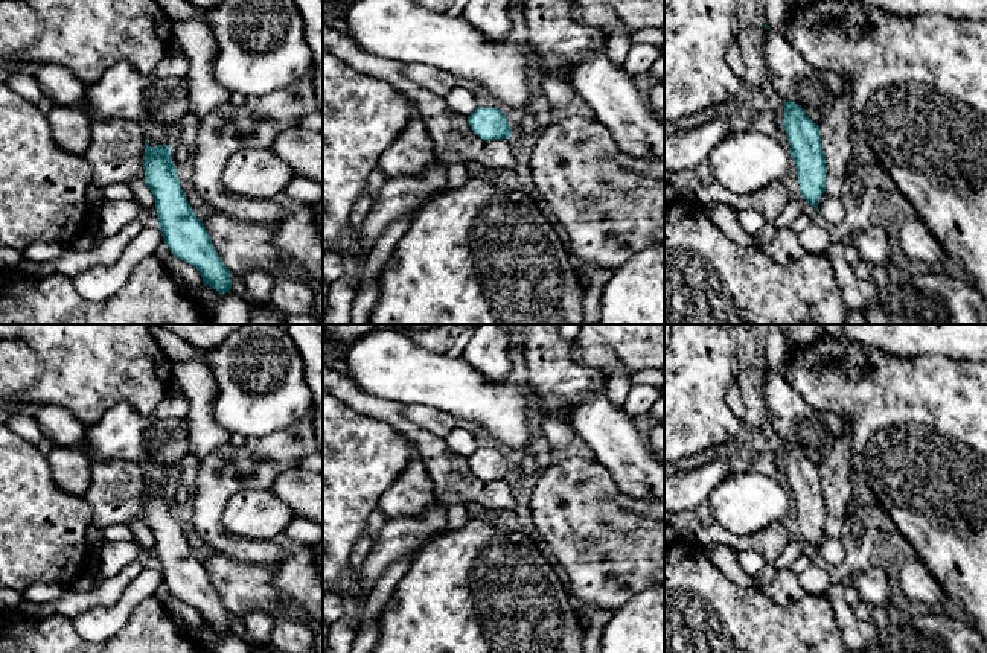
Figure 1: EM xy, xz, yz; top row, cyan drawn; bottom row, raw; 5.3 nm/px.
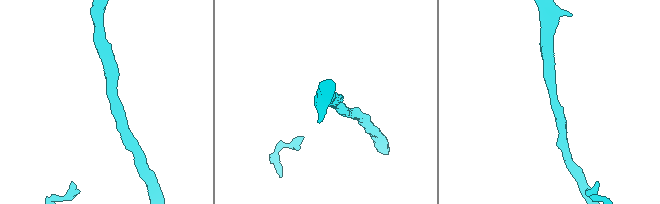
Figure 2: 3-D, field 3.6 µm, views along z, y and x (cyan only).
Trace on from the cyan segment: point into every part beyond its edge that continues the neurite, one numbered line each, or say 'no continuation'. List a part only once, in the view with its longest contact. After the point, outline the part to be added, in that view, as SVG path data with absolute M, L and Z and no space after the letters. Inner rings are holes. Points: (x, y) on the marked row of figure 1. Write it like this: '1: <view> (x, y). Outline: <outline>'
no continuation

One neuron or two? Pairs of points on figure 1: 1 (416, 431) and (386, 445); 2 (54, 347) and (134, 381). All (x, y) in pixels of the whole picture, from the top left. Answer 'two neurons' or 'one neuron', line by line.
1: two neurons
2: one neuron

